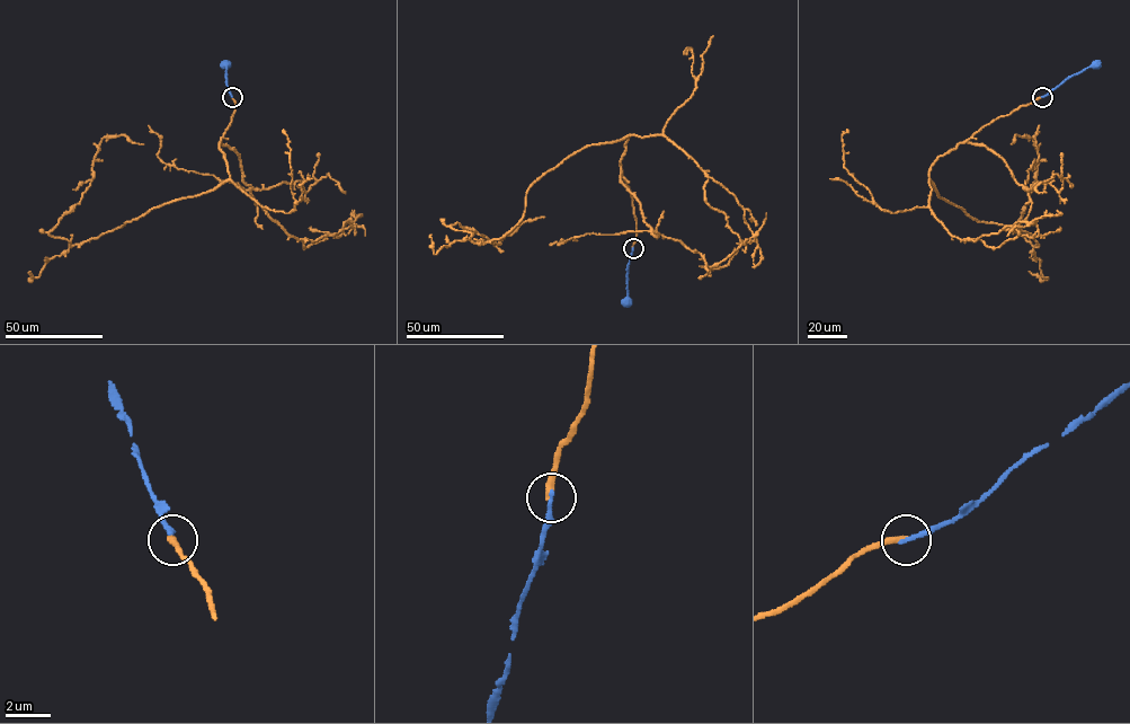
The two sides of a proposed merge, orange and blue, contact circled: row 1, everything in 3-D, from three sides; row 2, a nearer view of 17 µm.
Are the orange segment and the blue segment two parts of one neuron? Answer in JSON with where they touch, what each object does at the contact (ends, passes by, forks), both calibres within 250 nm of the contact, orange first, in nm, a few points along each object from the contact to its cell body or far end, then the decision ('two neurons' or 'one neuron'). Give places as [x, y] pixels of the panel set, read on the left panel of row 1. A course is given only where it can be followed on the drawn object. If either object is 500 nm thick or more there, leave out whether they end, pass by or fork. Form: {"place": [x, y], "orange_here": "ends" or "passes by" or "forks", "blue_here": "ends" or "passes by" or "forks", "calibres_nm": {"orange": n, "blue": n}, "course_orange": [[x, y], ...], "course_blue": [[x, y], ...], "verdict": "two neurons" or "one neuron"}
{"place": [232, 97], "orange_here": "ends", "blue_here": "ends", "calibres_nm": {"orange": 320, "blue": 240}, "course_orange": [[232, 97], [219, 144], [227, 180], [70, 247], [51, 236], [90, 185], [100, 140], [143, 144]], "course_blue": [[232, 97], [225, 64]], "verdict": "two neurons"}

